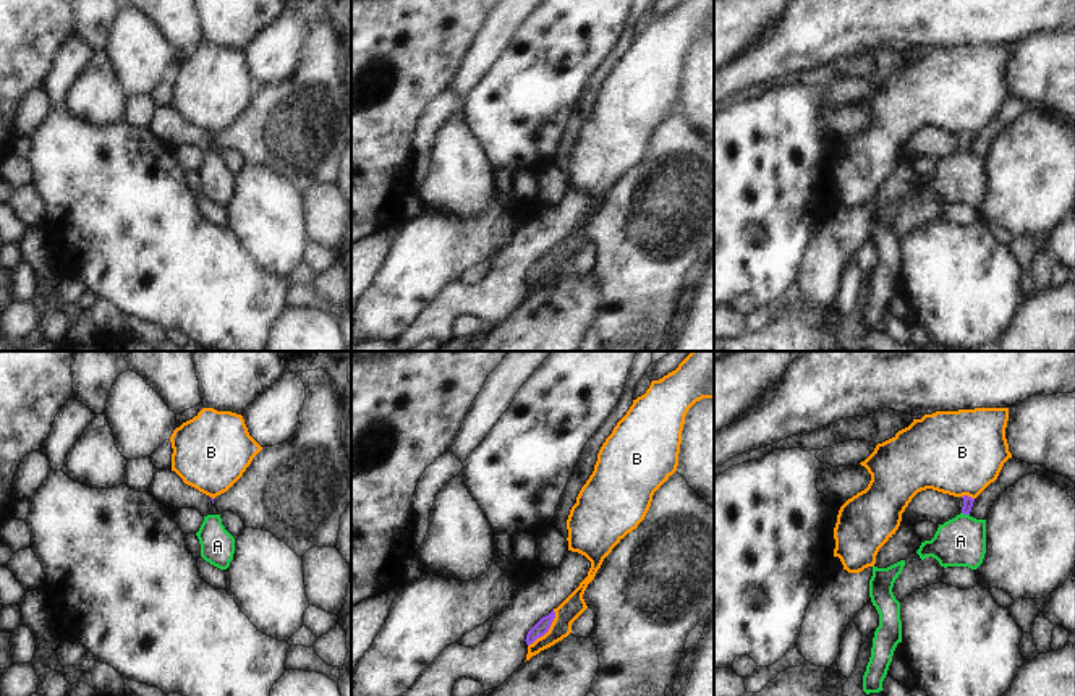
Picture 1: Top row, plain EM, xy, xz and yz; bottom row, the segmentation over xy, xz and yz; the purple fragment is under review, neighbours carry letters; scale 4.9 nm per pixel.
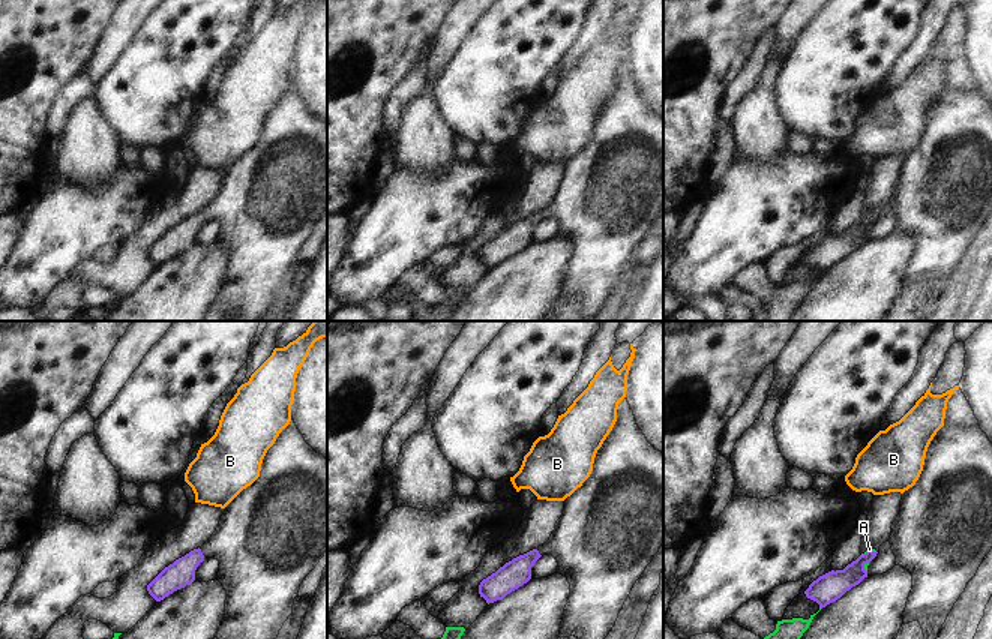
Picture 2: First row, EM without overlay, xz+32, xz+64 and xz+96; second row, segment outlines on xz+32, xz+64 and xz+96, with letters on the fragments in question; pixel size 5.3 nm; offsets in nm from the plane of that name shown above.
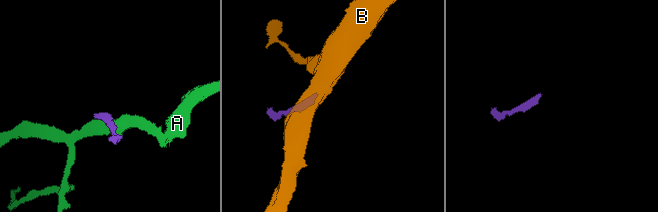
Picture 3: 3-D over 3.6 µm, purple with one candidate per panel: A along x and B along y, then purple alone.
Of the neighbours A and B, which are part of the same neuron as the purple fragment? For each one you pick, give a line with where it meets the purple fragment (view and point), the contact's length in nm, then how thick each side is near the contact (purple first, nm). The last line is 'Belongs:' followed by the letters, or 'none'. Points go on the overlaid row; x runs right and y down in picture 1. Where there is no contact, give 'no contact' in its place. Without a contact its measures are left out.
Belongs: none

